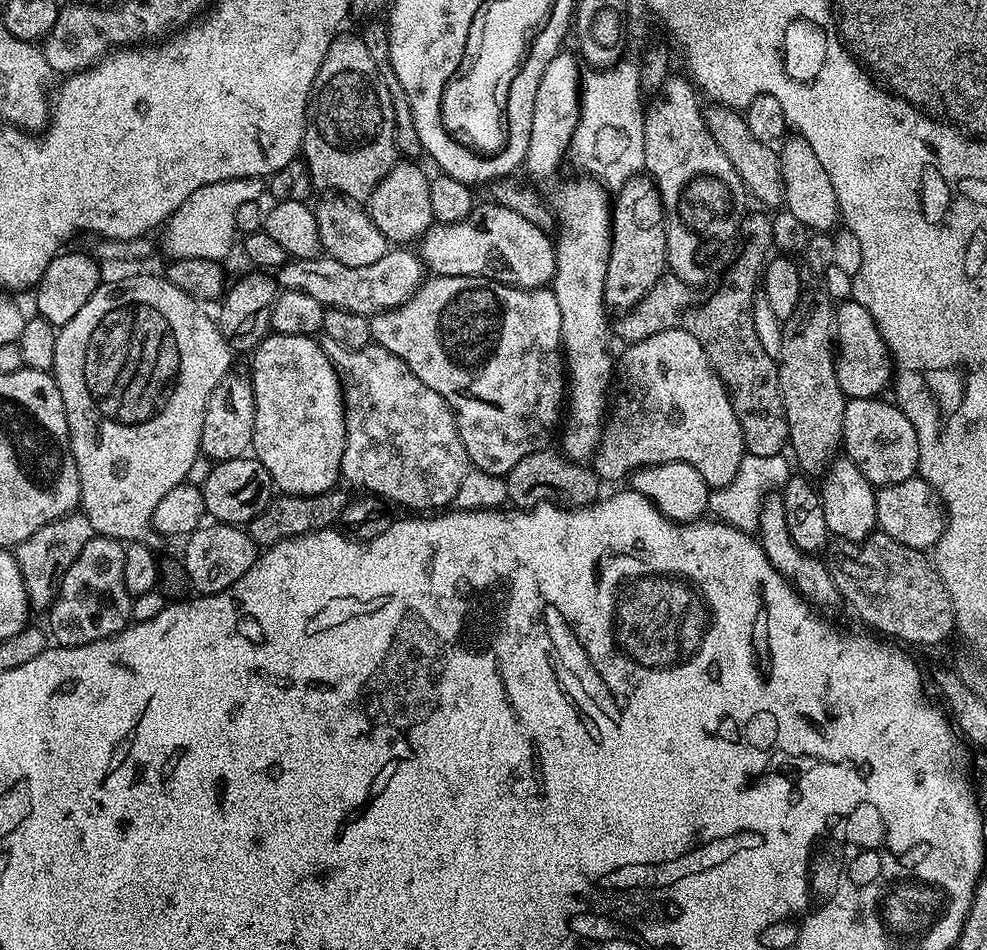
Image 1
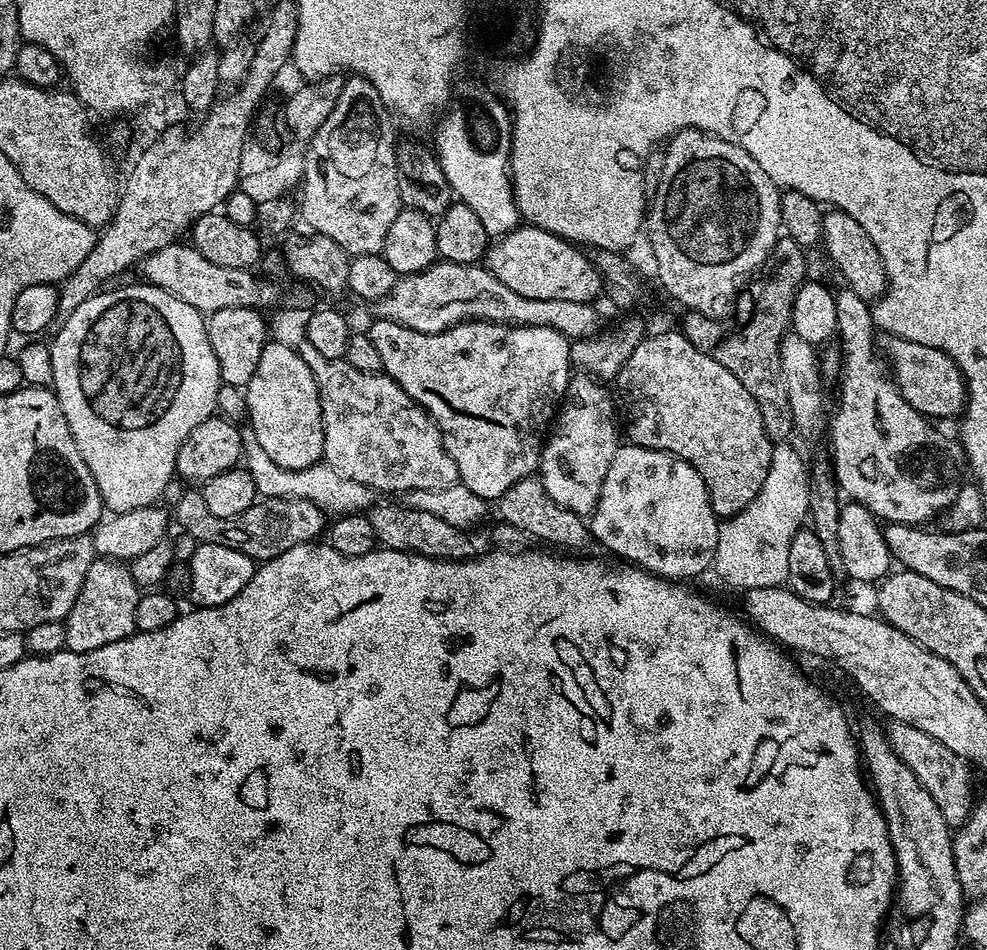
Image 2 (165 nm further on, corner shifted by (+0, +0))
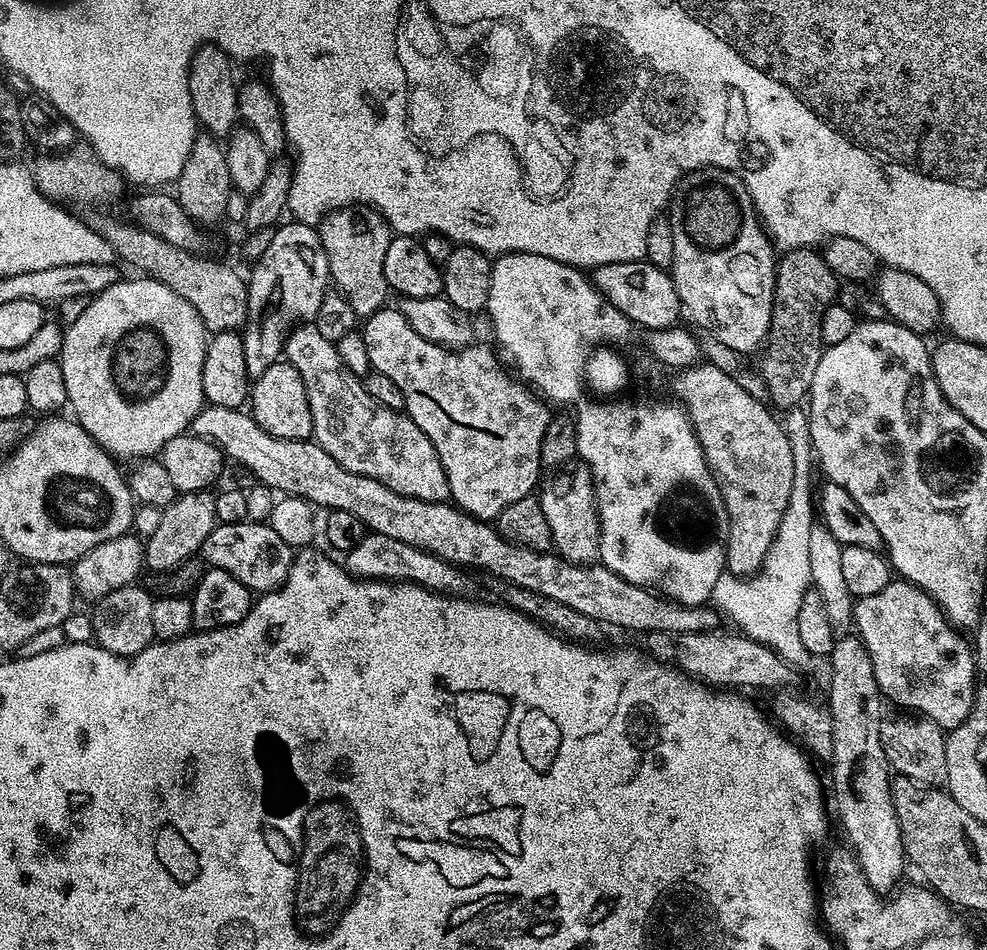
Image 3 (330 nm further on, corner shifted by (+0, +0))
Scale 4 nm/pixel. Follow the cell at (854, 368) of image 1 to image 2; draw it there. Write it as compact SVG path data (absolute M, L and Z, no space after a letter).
M893 339L892 364L890 360L890 375L897 390L918 410L929 418L936 416L956 416L963 413L964 405L968 403L968 387L964 385L964 375L952 360L943 361L944 368L940 368L942 354L934 346L922 346L922 342Z

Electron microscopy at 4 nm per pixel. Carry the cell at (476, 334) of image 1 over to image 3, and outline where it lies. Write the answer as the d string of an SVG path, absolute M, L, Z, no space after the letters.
M395 306L382 307L372 316L367 317L362 324L362 335L366 342L366 354L370 354L372 368L375 371L386 374L386 378L390 378L390 382L394 382L394 386L398 386L398 390L402 390L404 412L416 423L418 430L422 430L422 434L426 434L430 438L430 442L446 470L448 494L451 503L461 508L463 512L468 512L475 520L492 522L495 521L498 513L506 510L506 506L510 506L510 502L518 502L518 498L526 498L537 491L538 485L542 480L542 475L540 476L540 472L542 473L540 451L542 450L543 436L546 434L550 421L550 413L548 414L549 405L529 385L521 382L515 375L505 371L499 355L491 347L489 347L490 349L476 348L477 346L458 349L444 348L440 344L435 344L426 338L422 338L422 334L418 334L418 330L414 330L414 326L410 326L410 322L406 322L404 315Z

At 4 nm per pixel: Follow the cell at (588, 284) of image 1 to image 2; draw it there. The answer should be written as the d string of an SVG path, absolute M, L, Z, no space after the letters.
M589 374L573 375L568 381L567 393L554 417L554 423L547 433L544 447L540 449L540 466L538 475L546 486L546 494L562 506L588 518L596 510L596 503L602 490L602 482L606 482L606 470L610 470L610 462L614 458L616 449L622 440L622 432L618 427L618 408L608 397L603 383L595 376Z

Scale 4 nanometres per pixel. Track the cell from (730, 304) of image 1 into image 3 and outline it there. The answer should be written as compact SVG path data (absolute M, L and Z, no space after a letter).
M811 247L793 248L779 257L776 265L776 289L772 295L772 324L768 327L768 339L763 345L764 357L758 363L758 371L769 390L768 399L777 409L795 408L807 397L814 382L814 370L825 350L822 338L822 314L838 300L838 277L826 266L823 255Z

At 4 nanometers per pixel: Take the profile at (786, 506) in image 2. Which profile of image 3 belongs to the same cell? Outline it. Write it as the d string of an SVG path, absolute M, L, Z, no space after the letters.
M803 407L787 409L783 413L782 423L786 442L790 442L790 450L794 454L794 482L790 486L790 502L786 502L782 522L778 524L774 542L759 572L745 578L725 570L718 582L714 582L711 603L723 619L725 616L733 624L733 629L777 652L793 669L801 670L800 668L808 668L814 664L814 658L806 650L806 646L802 646L802 638L798 638L798 612L802 610L802 598L813 587L809 537L811 528L818 524L814 488L812 492L814 453L808 413Z

